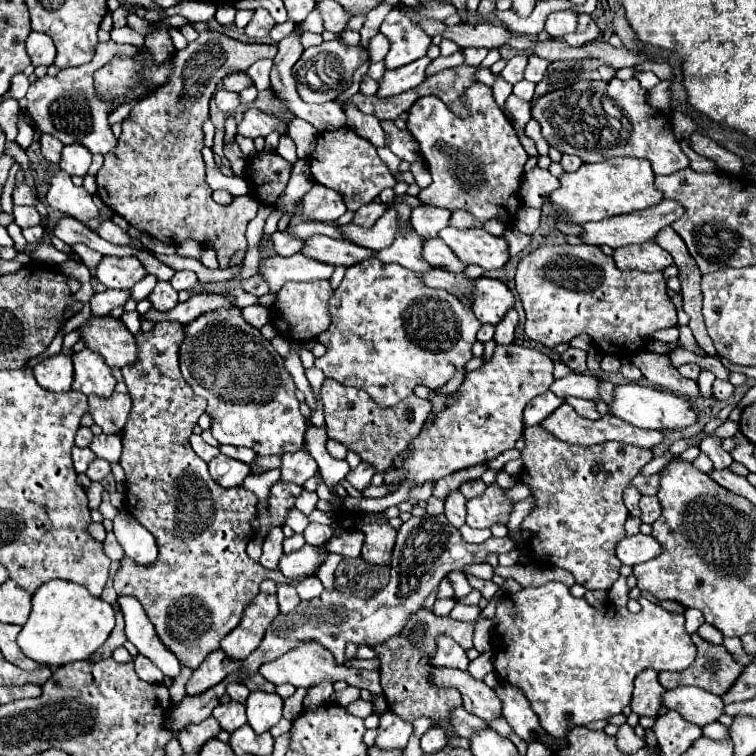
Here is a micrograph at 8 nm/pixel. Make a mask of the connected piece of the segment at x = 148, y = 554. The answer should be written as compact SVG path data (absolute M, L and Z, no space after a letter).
M121 511L115 515L113 533L125 555L131 557L137 565L151 565L157 559L157 545L153 535L141 523L137 523L131 513Z

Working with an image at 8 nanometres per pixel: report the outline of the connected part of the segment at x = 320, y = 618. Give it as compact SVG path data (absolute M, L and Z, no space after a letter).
M423 515L423 517L411 517L405 521L399 529L397 543L393 549L393 561L391 561L391 581L385 589L377 591L371 599L359 599L355 595L343 595L341 591L323 591L319 597L301 601L297 609L291 613L279 613L273 623L267 627L265 637L261 641L261 647L257 647L247 659L245 665L241 667L239 673L229 675L223 683L217 683L215 687L199 693L199 695L187 695L181 703L177 703L171 713L175 717L175 725L171 733L177 733L185 723L193 721L199 723L199 719L207 719L213 711L213 707L219 703L219 697L225 695L225 683L231 681L241 681L243 677L257 673L257 669L291 651L293 647L305 643L305 641L315 641L323 647L327 647L337 661L345 661L343 651L347 643L355 645L377 645L383 643L395 635L401 633L401 629L407 625L413 613L417 613L423 605L423 601L435 591L441 583L441 579L453 571L453 569L465 569L473 563L487 563L487 557L491 553L501 555L507 553L515 547L515 543L509 537L501 539L487 539L481 545L469 545L463 541L459 531L449 525L445 515Z

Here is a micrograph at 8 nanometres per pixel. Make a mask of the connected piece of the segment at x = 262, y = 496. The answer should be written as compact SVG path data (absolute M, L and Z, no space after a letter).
M273 469L261 475L248 475L241 484L241 487L253 491L258 498L257 509L262 515L267 512L267 499L270 488L281 476L280 469Z

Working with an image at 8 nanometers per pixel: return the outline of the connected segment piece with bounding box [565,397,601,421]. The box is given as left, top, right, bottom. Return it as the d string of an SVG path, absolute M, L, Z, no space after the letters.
M567 397L565 399L565 403L569 403L581 417L585 417L585 419L591 419L591 421L595 421L595 419L599 419L601 415L599 415L599 411L597 411L597 407L595 407L595 403L593 401L589 401L589 399L577 399L577 397Z

